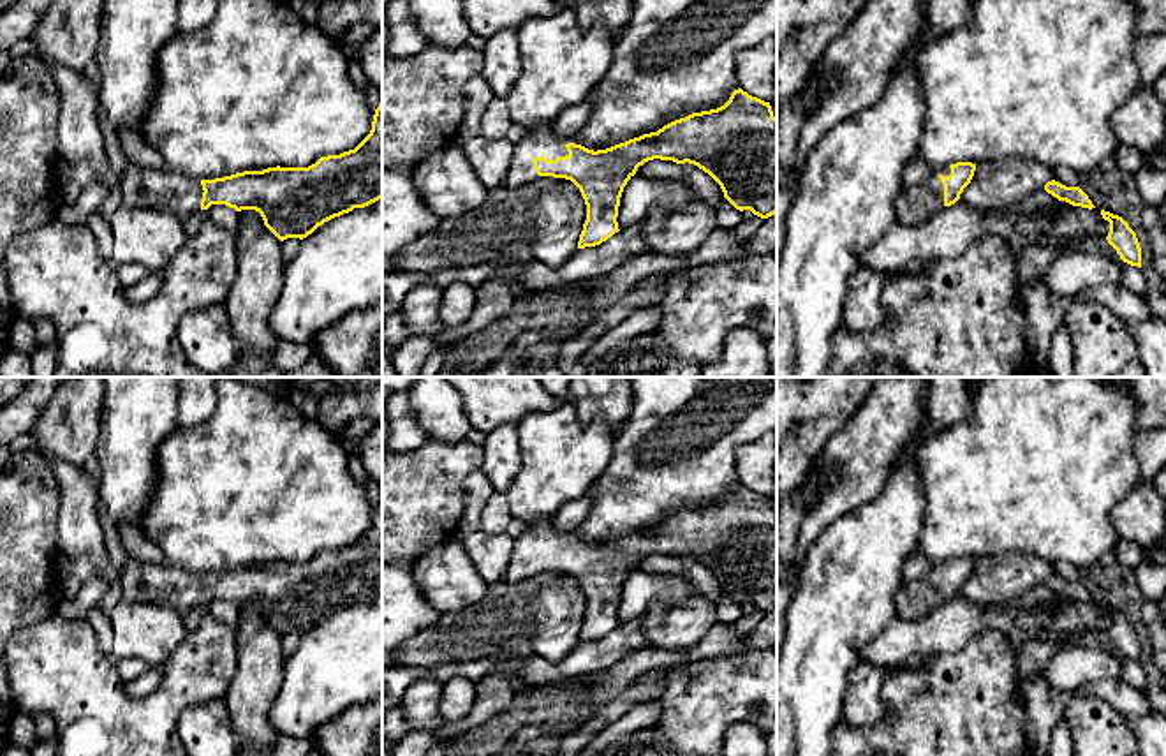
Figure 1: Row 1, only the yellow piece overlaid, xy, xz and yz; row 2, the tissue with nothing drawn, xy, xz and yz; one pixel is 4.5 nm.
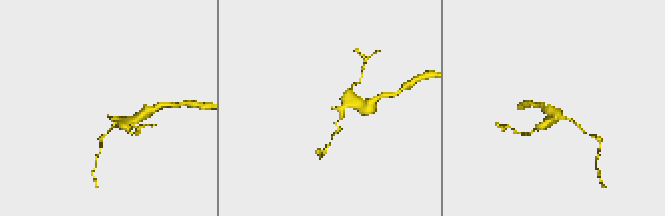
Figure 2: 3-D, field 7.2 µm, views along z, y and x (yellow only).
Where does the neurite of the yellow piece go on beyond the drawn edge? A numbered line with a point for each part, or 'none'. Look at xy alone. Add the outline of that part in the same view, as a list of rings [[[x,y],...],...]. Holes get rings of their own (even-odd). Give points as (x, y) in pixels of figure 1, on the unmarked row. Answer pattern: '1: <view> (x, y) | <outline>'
1: xy (141, 582) | [[[129,557],[122,571],[123,601],[164,604],[181,617],[201,604],[203,587],[199,574],[169,562],[153,564]]]

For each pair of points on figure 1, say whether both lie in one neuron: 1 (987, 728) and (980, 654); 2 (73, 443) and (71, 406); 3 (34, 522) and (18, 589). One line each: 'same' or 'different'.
1: same
2: same
3: same

